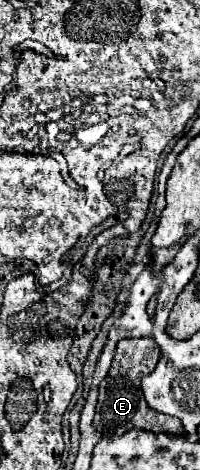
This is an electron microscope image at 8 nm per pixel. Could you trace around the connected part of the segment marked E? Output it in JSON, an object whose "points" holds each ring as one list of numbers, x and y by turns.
{"points":[[150,337,142,339,122,339,116,347,116,357,112,363,112,369,108,377,100,383,100,399,96,407,96,417,94,417,94,427,102,435,124,435,126,431,134,427,142,427,152,433,168,433,168,435,184,435,182,423,178,419,168,419,168,415,148,411,142,389,140,389,140,379,142,371,154,371,156,363,160,359,160,349]]}

